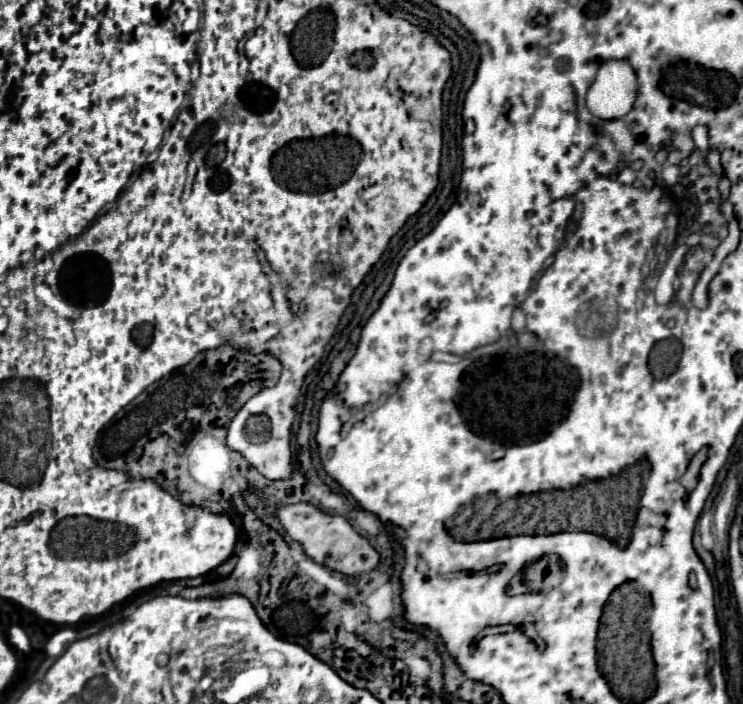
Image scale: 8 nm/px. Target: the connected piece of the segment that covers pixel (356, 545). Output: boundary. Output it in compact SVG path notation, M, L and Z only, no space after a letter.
M310 503L284 505L282 510L281 507L274 509L274 514L286 533L304 547L304 553L308 557L312 557L320 565L326 565L332 571L338 571L344 575L356 575L362 571L372 571L380 561L372 545L362 535L358 535L352 529L352 525L340 515L328 515Z

